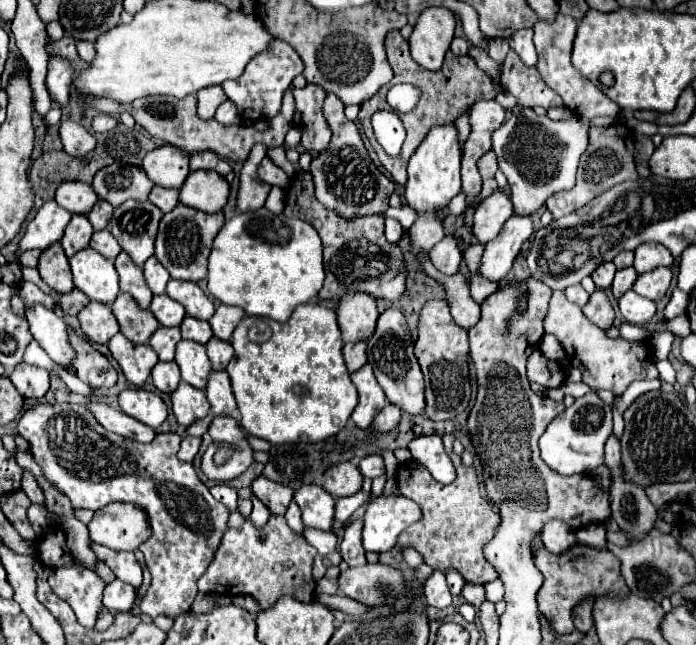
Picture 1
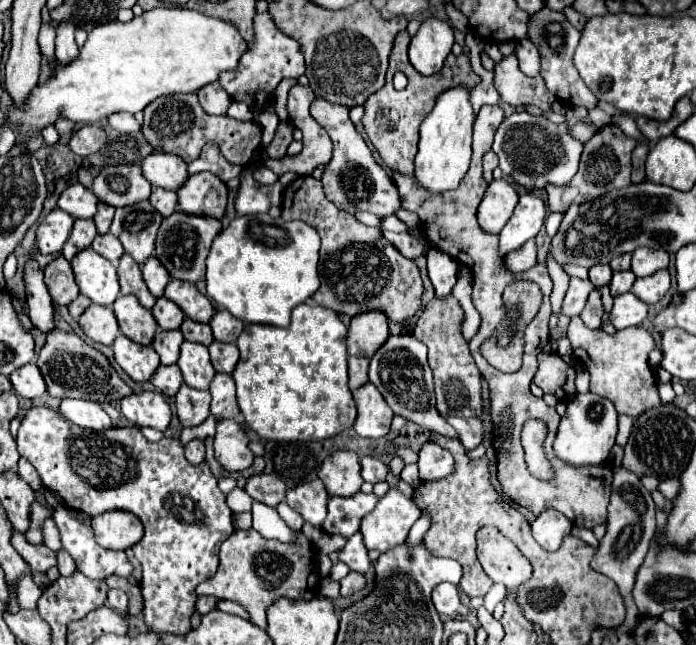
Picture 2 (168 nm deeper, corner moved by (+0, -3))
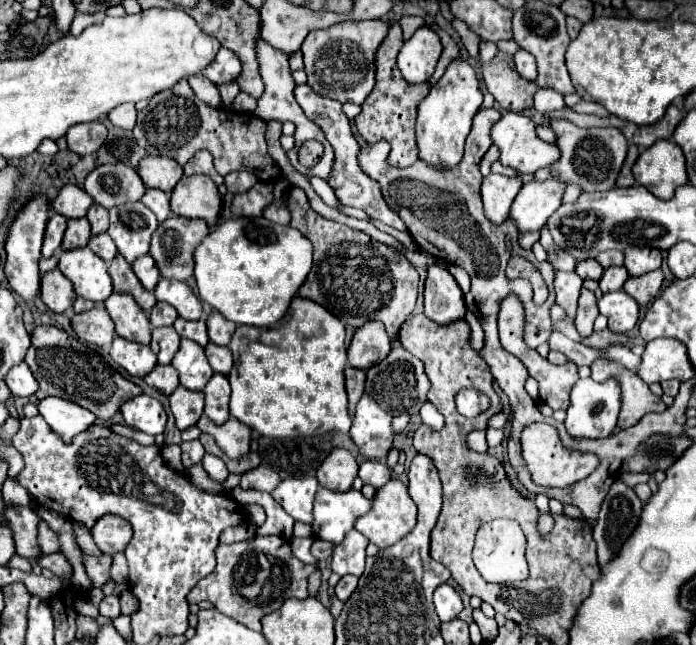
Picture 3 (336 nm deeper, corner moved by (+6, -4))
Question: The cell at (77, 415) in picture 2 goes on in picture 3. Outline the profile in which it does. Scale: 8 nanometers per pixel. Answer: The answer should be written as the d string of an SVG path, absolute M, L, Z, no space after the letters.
M47 397L39 401L37 409L39 415L43 415L43 419L49 423L49 427L57 431L63 439L71 439L95 423L95 415L59 397Z

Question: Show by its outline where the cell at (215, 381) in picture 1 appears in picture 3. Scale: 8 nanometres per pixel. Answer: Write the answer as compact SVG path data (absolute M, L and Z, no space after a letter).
M215 373L203 389L205 393L205 415L213 423L225 423L229 419L229 379L227 375Z

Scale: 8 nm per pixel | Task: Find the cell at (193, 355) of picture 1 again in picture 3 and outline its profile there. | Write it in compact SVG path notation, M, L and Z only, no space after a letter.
M181 339L181 347L171 363L179 371L181 385L193 391L203 391L203 387L213 375L205 349L197 343L191 343L191 339Z

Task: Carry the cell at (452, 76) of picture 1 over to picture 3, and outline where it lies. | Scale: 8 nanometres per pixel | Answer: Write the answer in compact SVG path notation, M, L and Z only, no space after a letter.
M399 21L389 25L389 33L383 39L383 43L379 45L377 53L375 53L375 87L369 93L369 97L365 99L365 103L361 105L361 113L355 117L355 125L359 135L367 141L367 143L377 143L381 139L387 139L391 143L391 153L389 153L389 165L393 167L409 167L411 163L417 161L417 141L415 141L415 119L417 119L417 105L423 101L423 97L429 93L429 85L409 85L403 83L403 77L397 69L397 53L401 49L403 43L403 33L401 33L401 25Z

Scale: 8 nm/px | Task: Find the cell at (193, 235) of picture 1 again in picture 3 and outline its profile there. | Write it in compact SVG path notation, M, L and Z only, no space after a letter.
M169 217L153 233L151 255L161 271L161 277L187 281L193 275L193 251L209 227L201 219Z

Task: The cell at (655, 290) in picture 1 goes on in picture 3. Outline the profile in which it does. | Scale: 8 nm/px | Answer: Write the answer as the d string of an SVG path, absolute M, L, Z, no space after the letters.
M657 269L657 271L651 271L649 275L629 277L623 285L623 291L635 297L637 303L645 307L657 297L657 293L661 291L661 283L663 283L663 273L661 269Z

